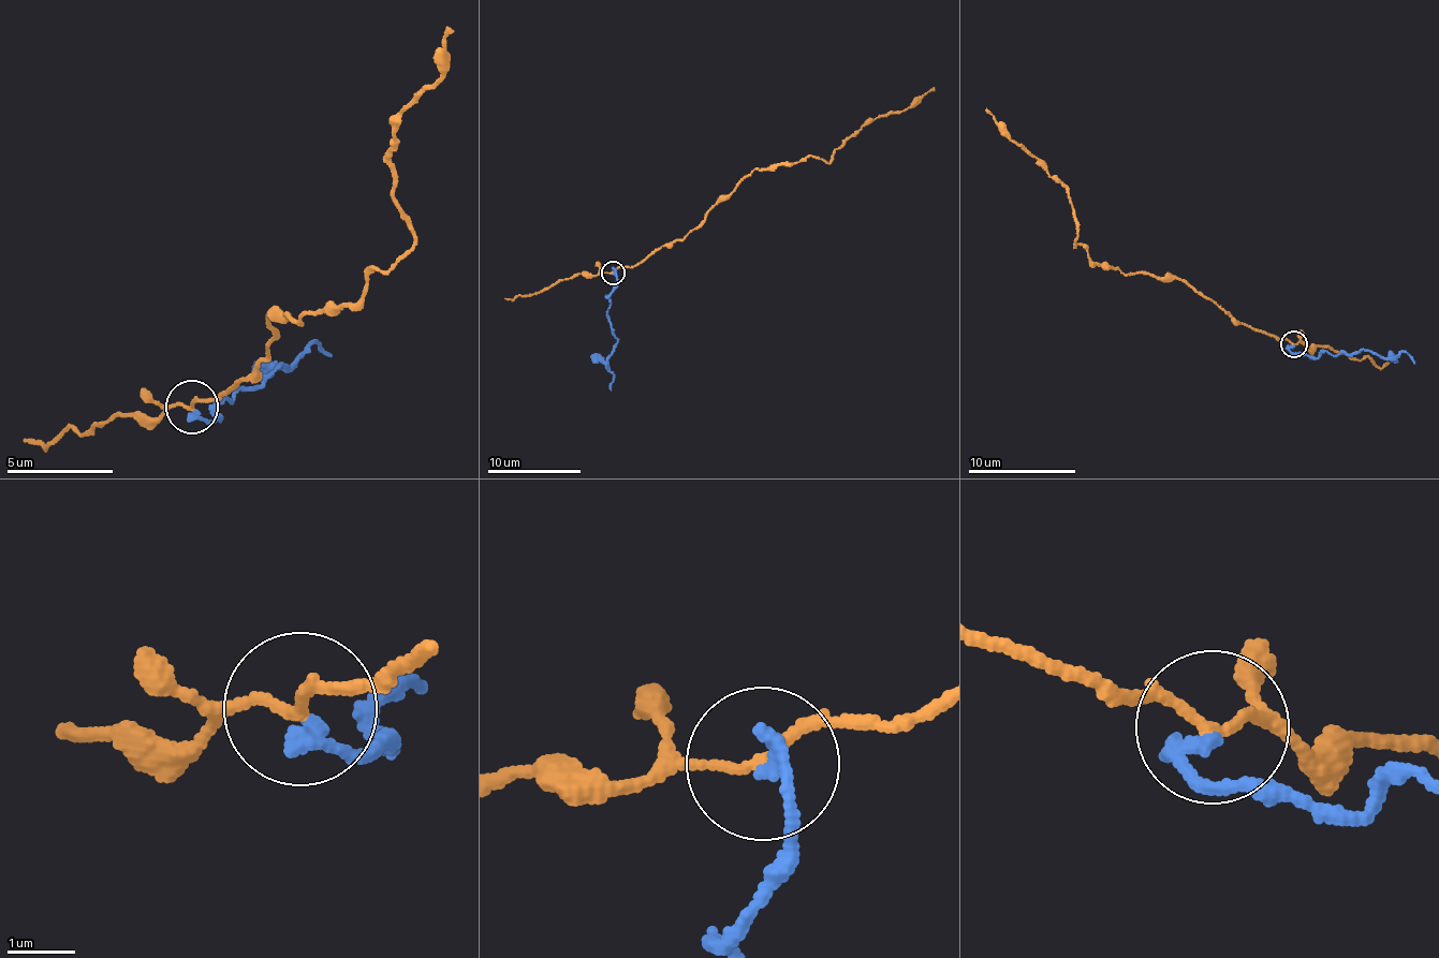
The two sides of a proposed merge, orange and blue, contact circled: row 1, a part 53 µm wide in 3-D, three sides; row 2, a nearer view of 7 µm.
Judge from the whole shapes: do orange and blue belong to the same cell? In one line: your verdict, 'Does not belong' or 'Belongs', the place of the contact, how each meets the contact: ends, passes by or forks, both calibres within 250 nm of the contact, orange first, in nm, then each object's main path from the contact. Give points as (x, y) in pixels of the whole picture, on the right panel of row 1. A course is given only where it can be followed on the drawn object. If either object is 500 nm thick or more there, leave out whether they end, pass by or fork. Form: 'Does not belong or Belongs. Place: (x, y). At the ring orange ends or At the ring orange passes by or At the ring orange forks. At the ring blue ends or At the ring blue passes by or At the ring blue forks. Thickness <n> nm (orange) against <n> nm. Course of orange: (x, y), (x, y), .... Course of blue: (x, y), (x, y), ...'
Does not belong. Place: (1293, 343). At the ring orange passes by. At the ring blue ends. Thickness 140 nm (orange) against 240 nm. Course of orange: (1293, 343), (1278, 341), (1177, 279), (1097, 265), (1087, 249), (1076, 245), (1074, 210), (1063, 182), (985, 109). Course of blue: (1293, 345), (1291, 350), (1303, 354), (1335, 355), (1361, 351), (1383, 357), (1409, 353), (1414, 363)

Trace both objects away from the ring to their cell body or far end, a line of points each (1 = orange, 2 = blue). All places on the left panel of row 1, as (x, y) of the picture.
1: (192, 406), (218, 402), (263, 359), (273, 315), (351, 307), (415, 244), (386, 151), (435, 84), (449, 28)
2: (192, 411), (208, 417), (222, 417), (218, 409), (279, 369), (287, 369), (317, 341), (329, 354)

